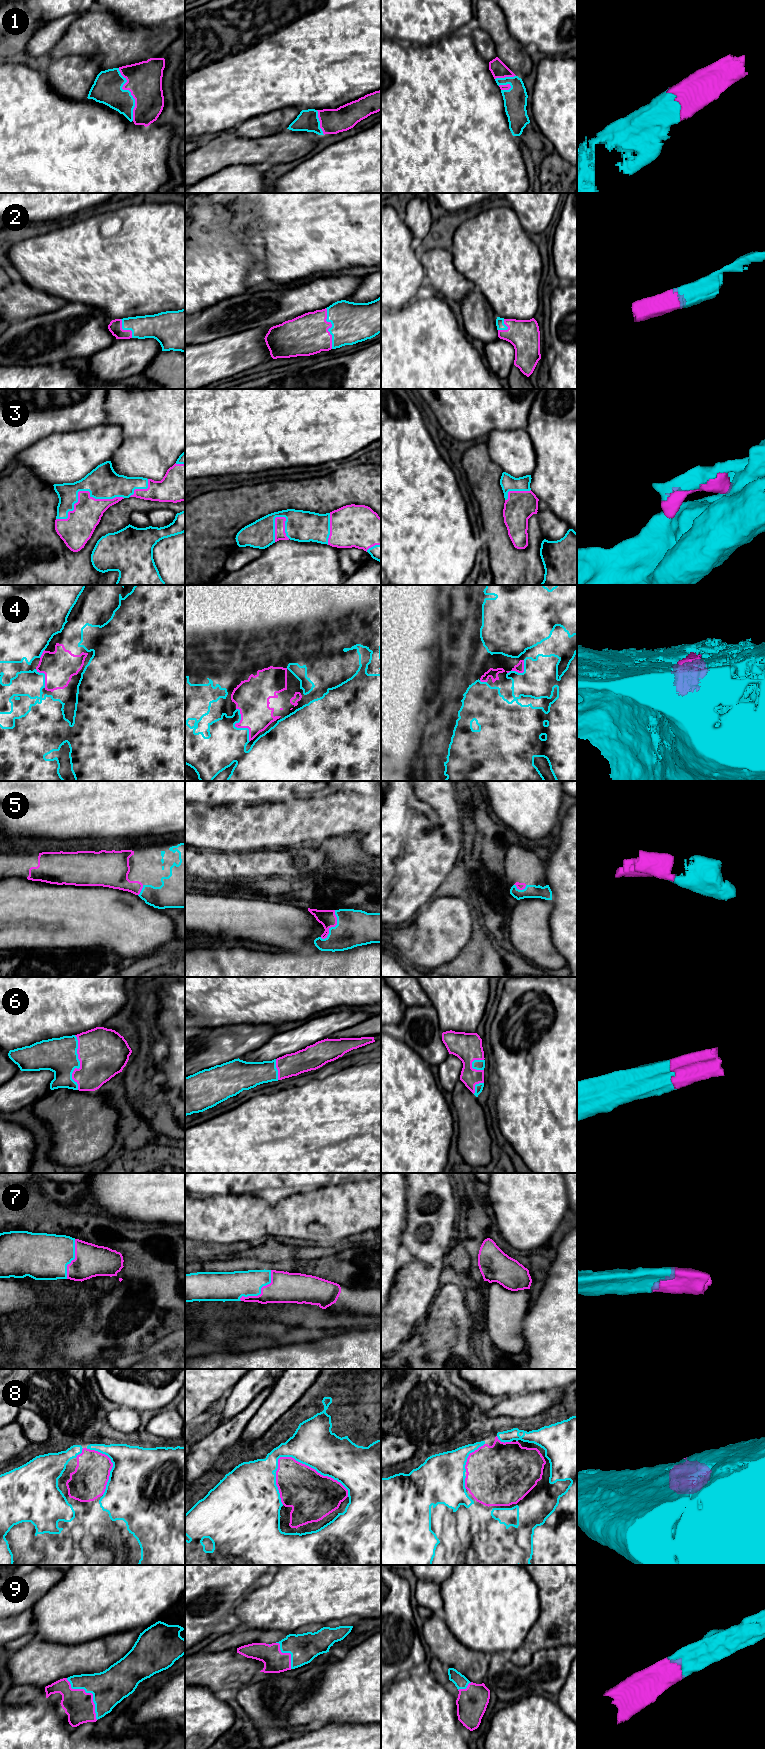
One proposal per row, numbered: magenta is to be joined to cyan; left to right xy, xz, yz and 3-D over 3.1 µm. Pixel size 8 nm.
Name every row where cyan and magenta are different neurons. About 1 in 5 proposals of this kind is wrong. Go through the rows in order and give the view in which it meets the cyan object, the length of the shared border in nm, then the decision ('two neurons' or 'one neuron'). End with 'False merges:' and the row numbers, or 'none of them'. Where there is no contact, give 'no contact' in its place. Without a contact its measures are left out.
1: xy | 440 nm | one neuron
2: xz | 340 nm | one neuron
3: xy | 550 nm | one neuron
4: xz | 300 nm | one neuron
5: xz | 260 nm | one neuron
6: xy | 440 nm | one neuron
7: xz | 360 nm | one neuron
8: xz | 650 nm | one neuron
9: xy | 420 nm | one neuron
False merges: none of them

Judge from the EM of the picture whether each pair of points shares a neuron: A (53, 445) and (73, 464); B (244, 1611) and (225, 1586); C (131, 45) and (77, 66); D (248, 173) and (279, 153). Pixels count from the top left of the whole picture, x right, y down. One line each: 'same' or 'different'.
A: same
B: different
C: different
D: different

